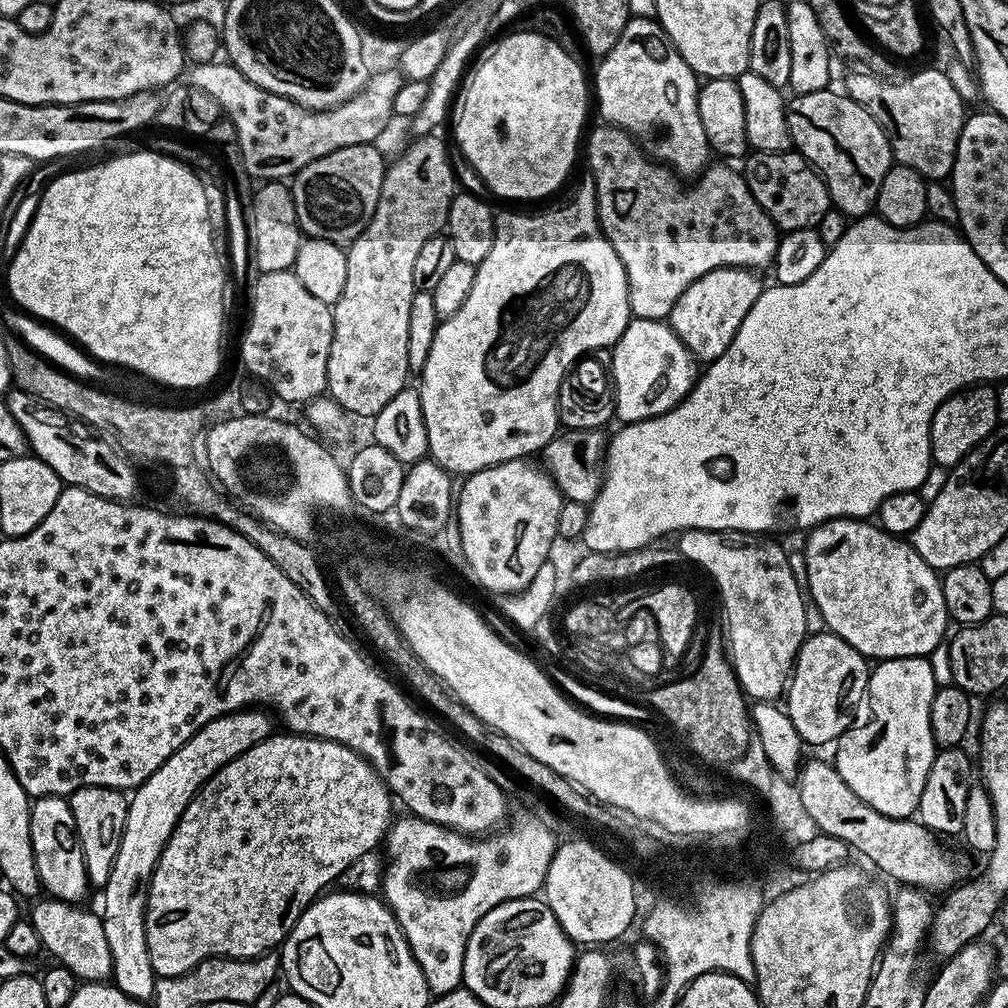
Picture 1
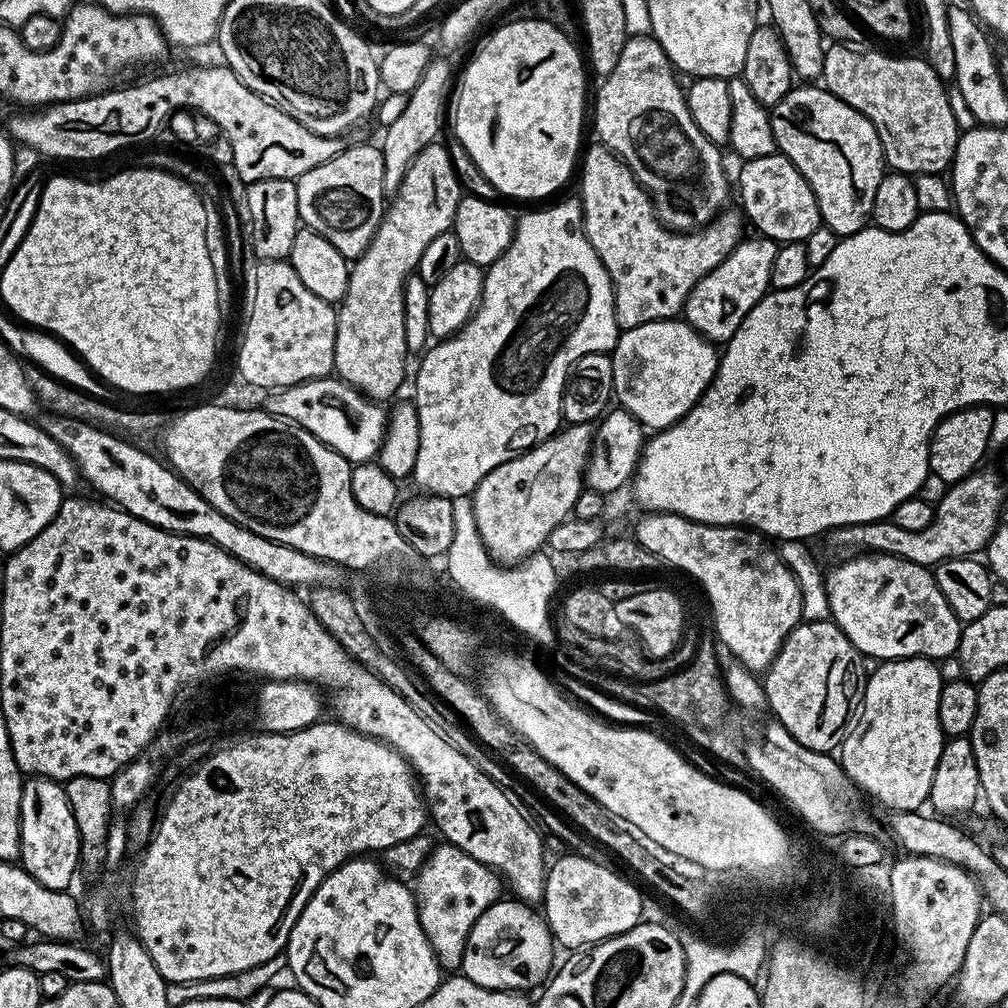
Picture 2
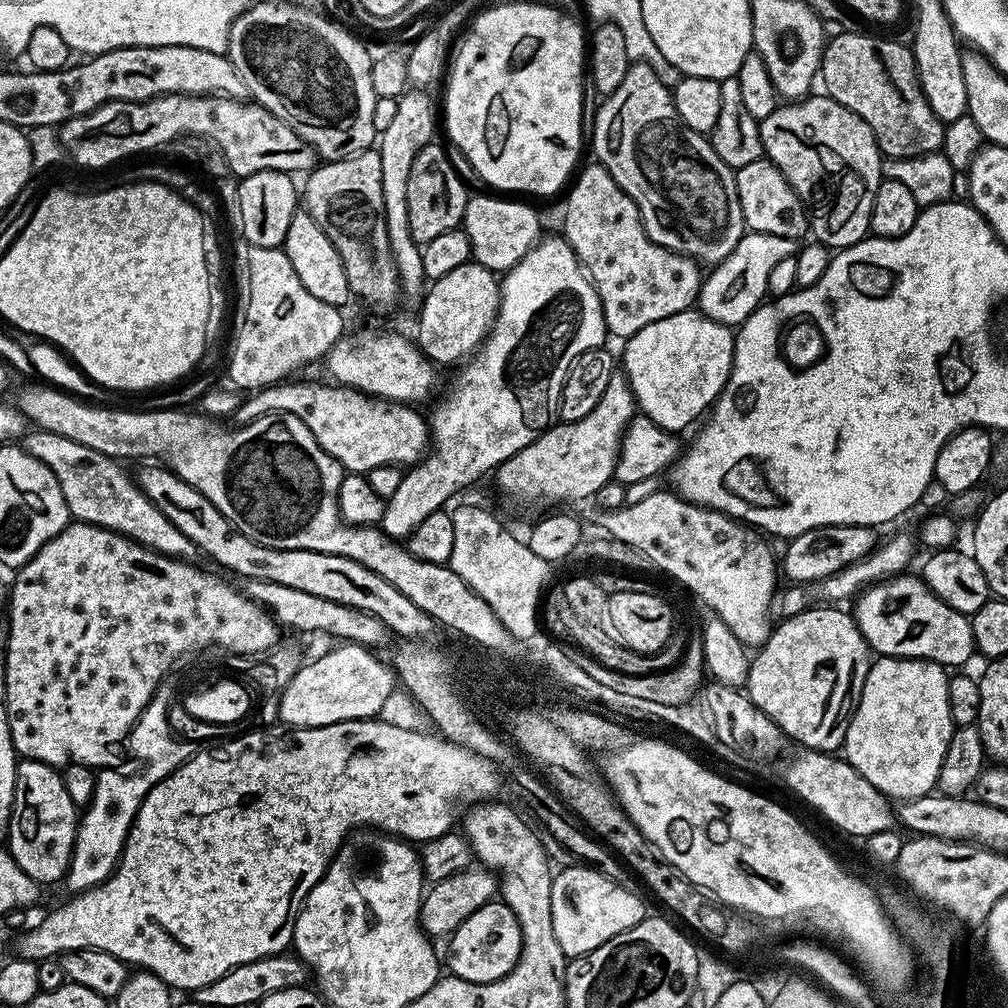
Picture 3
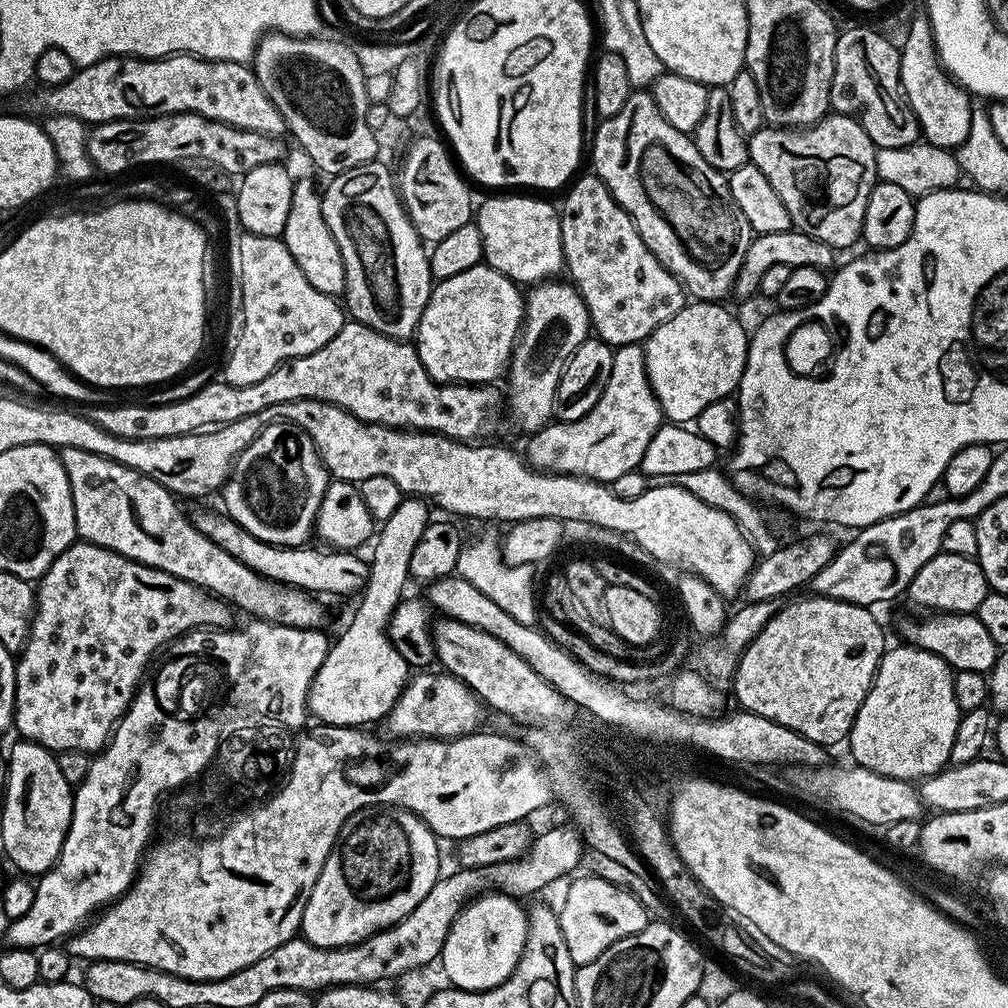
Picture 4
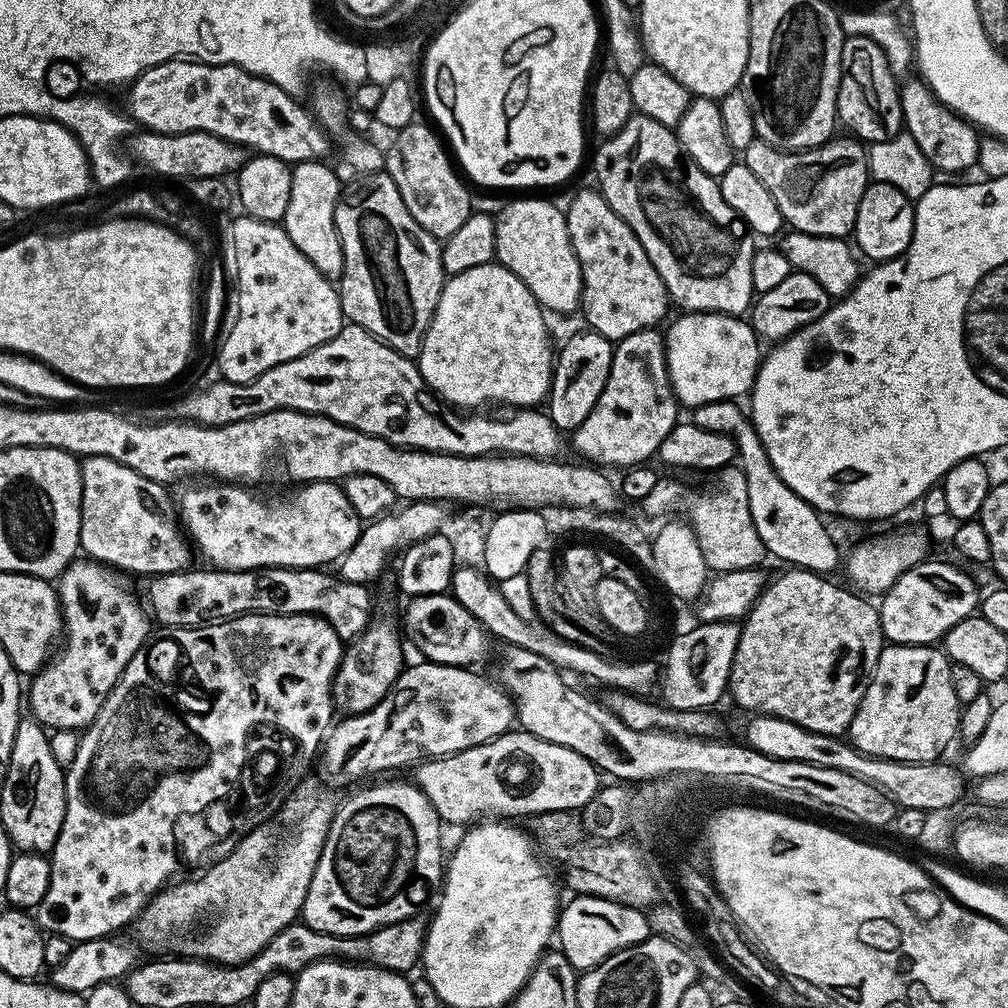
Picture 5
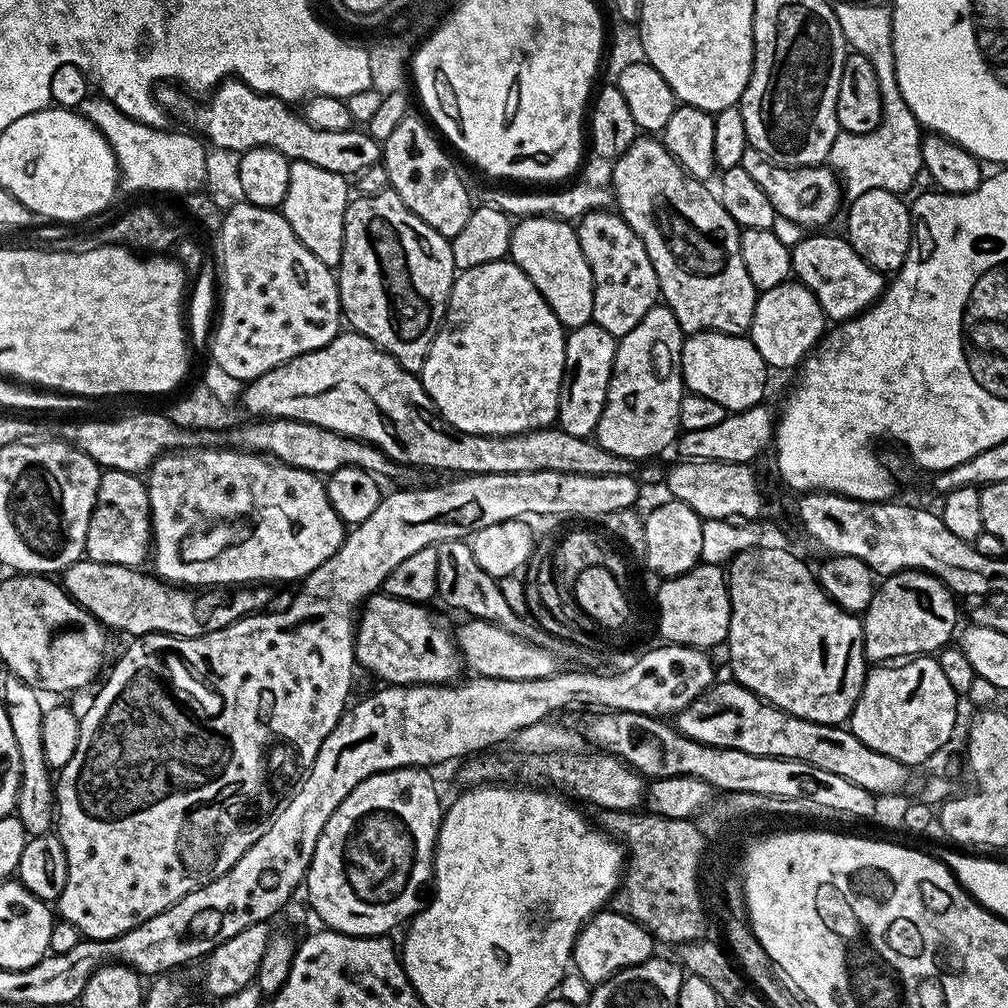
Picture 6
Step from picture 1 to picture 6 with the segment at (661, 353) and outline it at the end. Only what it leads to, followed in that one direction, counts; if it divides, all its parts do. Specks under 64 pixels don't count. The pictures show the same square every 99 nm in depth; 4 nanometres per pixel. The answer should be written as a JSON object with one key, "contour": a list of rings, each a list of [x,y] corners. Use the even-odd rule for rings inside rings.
{"contour":[[[694,332],[682,346],[680,373],[684,375],[685,389],[691,395],[710,398],[718,402],[718,406],[733,413],[745,412],[765,399],[764,387],[768,384],[770,369],[747,335]]]}

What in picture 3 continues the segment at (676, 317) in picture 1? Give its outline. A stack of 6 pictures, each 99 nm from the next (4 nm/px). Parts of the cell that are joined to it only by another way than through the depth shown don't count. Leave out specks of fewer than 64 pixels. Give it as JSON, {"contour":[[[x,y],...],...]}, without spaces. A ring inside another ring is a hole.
{"contour":[[[745,231],[744,237],[734,246],[732,253],[721,264],[715,265],[712,272],[703,277],[698,297],[699,311],[714,322],[739,326],[756,308],[765,303],[770,270],[782,262],[782,258],[795,256],[797,241],[790,238],[778,238],[774,234]]]}

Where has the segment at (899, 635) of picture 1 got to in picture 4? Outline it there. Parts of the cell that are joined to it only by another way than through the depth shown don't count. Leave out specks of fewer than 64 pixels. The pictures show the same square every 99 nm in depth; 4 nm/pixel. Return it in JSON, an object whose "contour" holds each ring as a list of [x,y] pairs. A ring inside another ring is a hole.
{"contour":[[[945,612],[943,614],[925,615],[925,620],[904,620],[900,624],[901,641],[911,647],[921,648],[948,663],[949,668],[956,672],[974,670],[989,673],[992,671],[998,655],[994,638],[990,638],[986,626],[978,622],[975,614],[967,612]]]}

